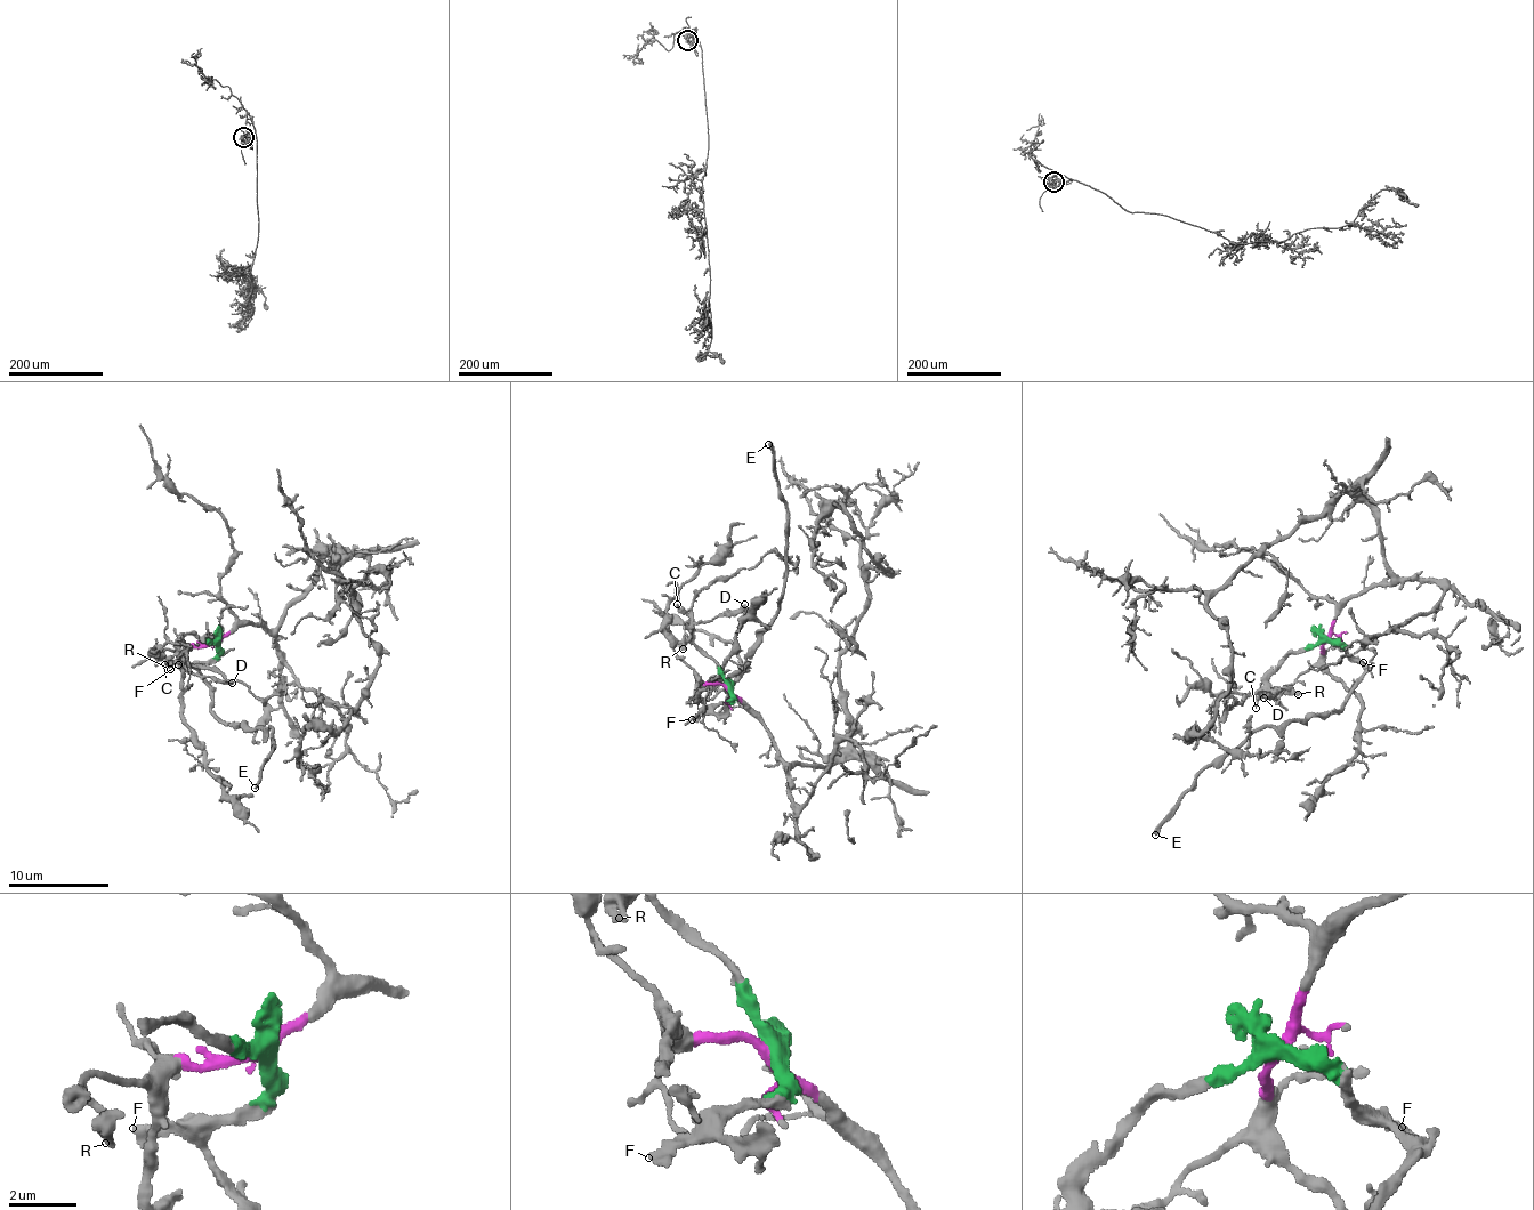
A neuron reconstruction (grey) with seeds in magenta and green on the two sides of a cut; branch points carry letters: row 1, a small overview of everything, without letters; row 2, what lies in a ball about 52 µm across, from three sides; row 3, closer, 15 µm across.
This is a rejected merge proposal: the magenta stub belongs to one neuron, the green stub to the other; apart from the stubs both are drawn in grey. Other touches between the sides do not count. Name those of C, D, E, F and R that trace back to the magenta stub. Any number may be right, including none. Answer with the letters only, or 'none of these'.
none of these

